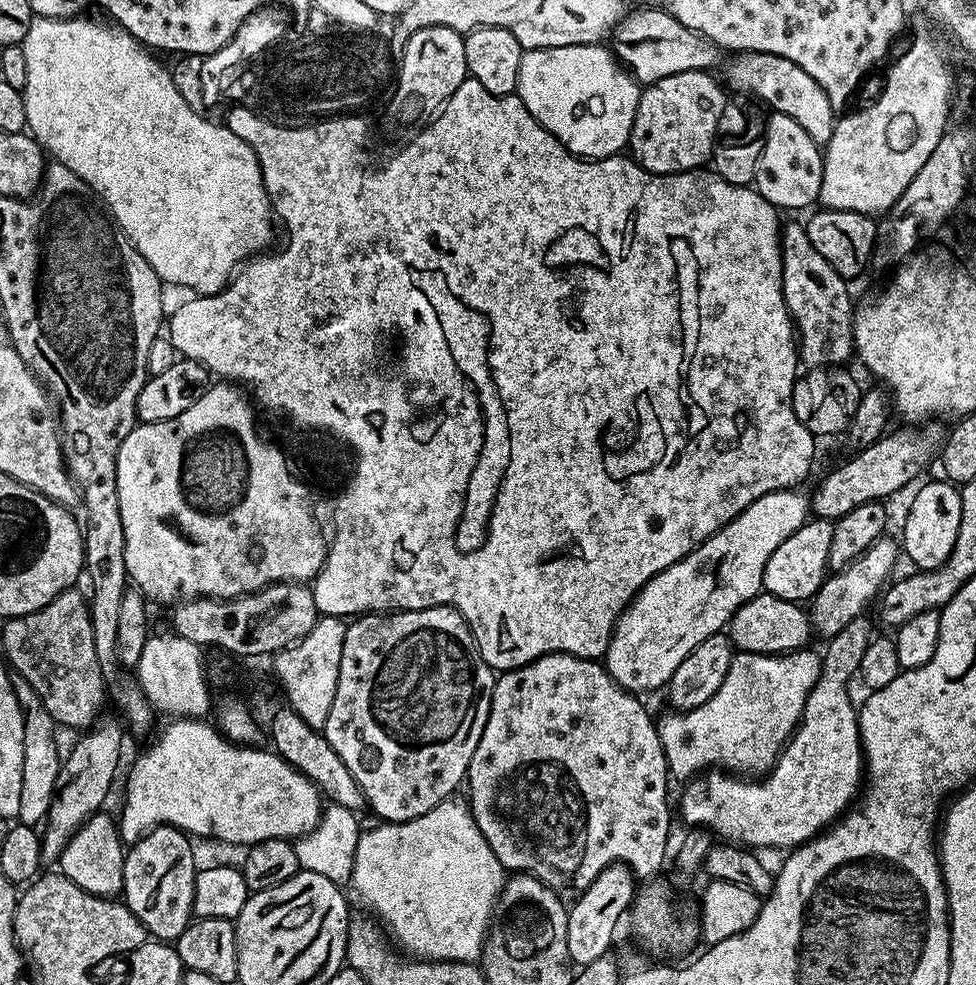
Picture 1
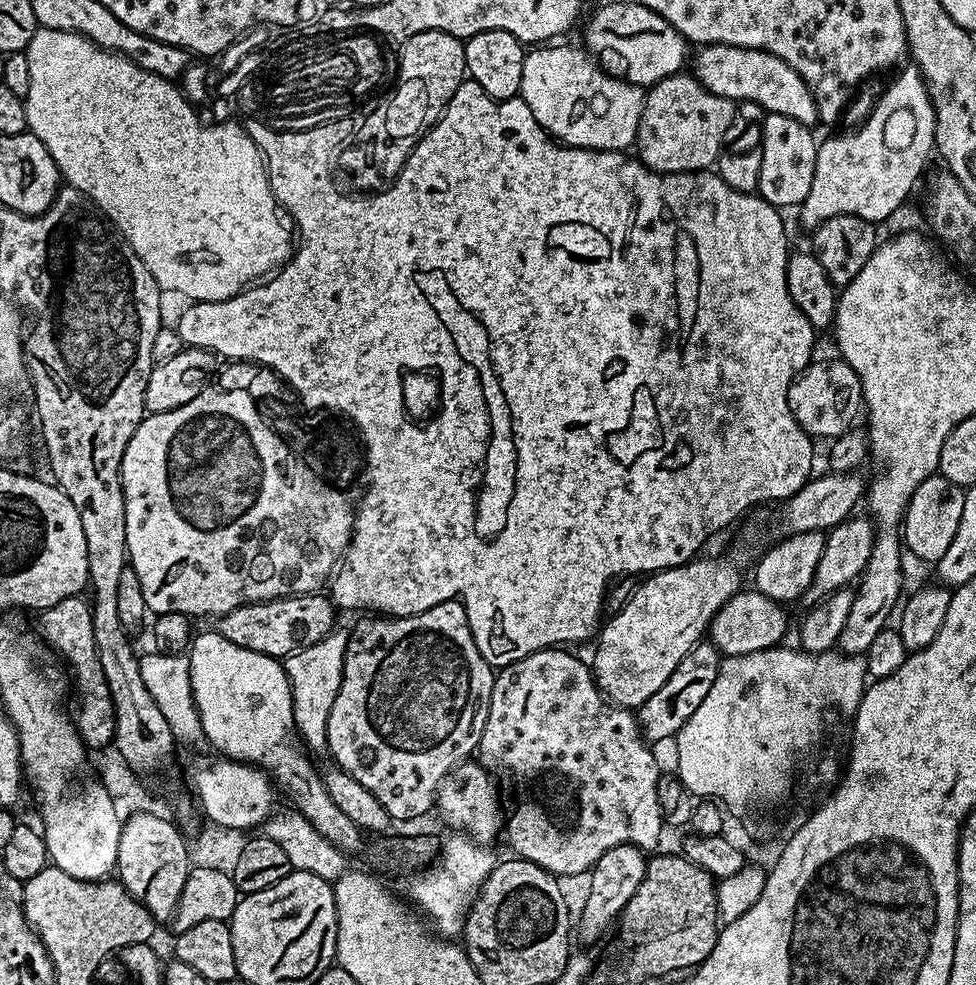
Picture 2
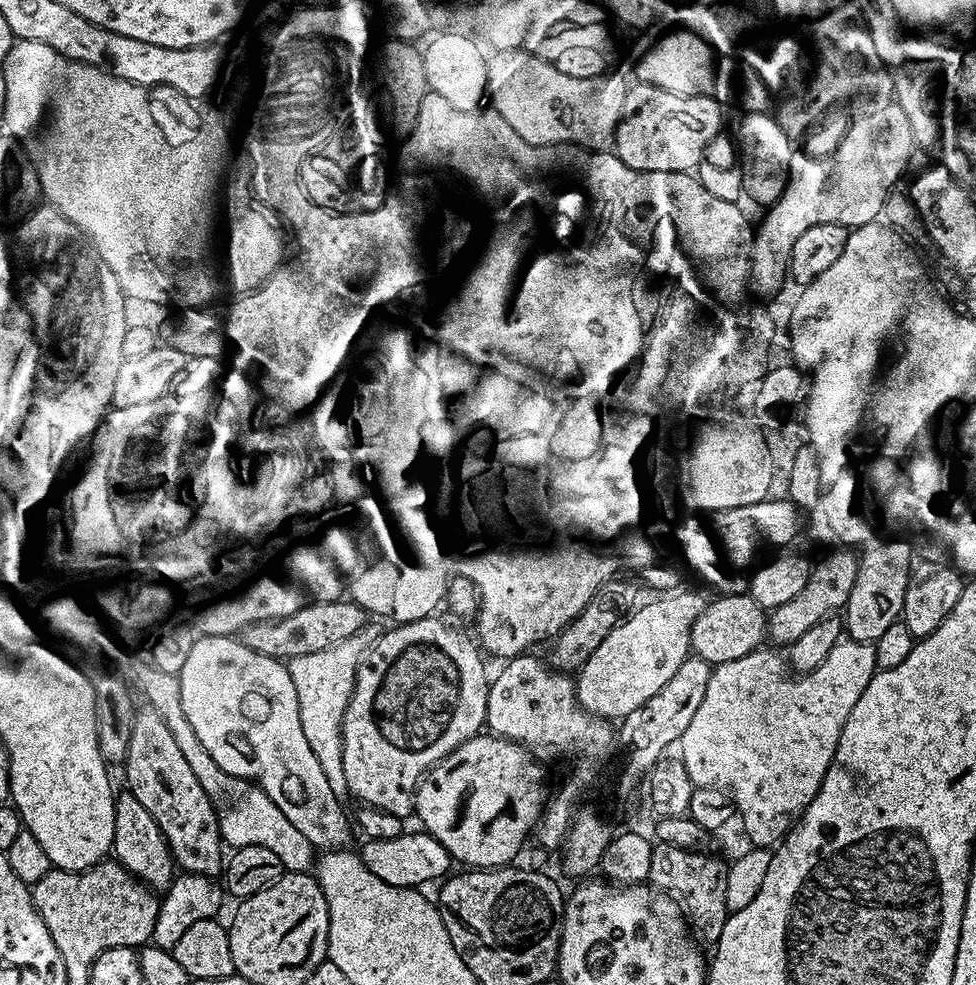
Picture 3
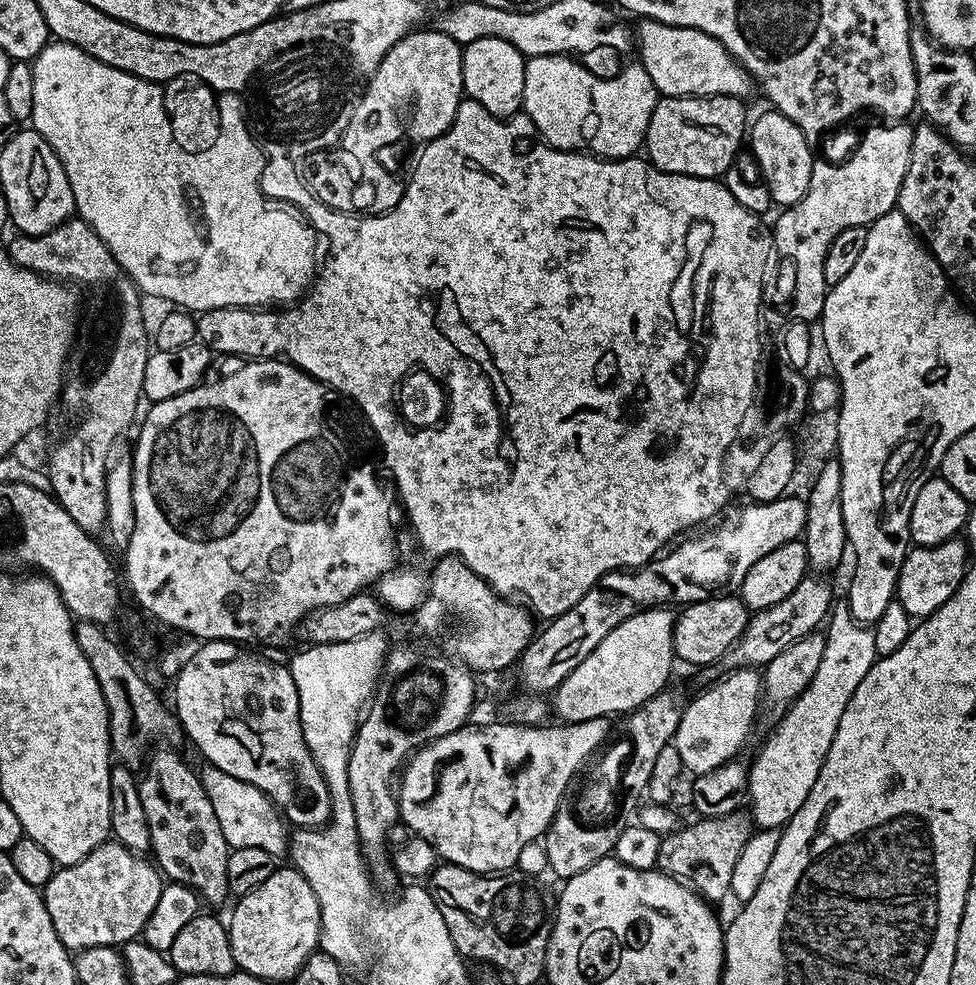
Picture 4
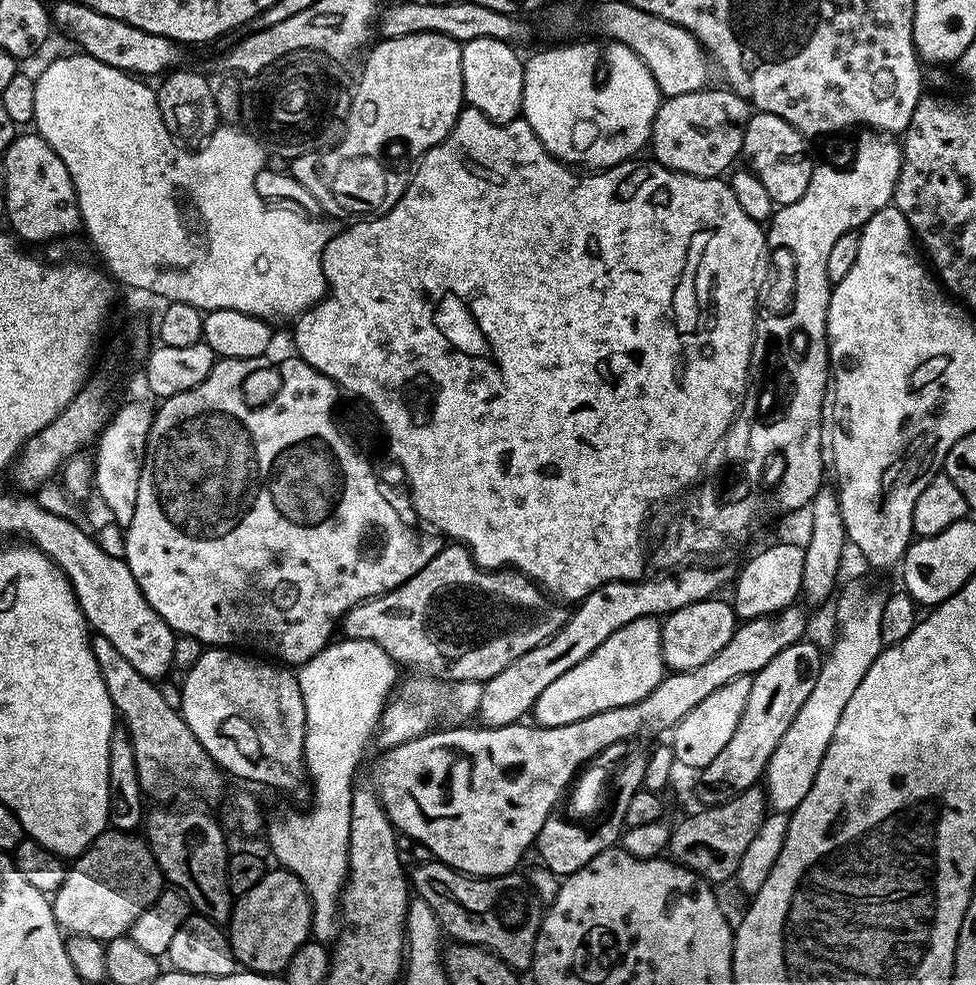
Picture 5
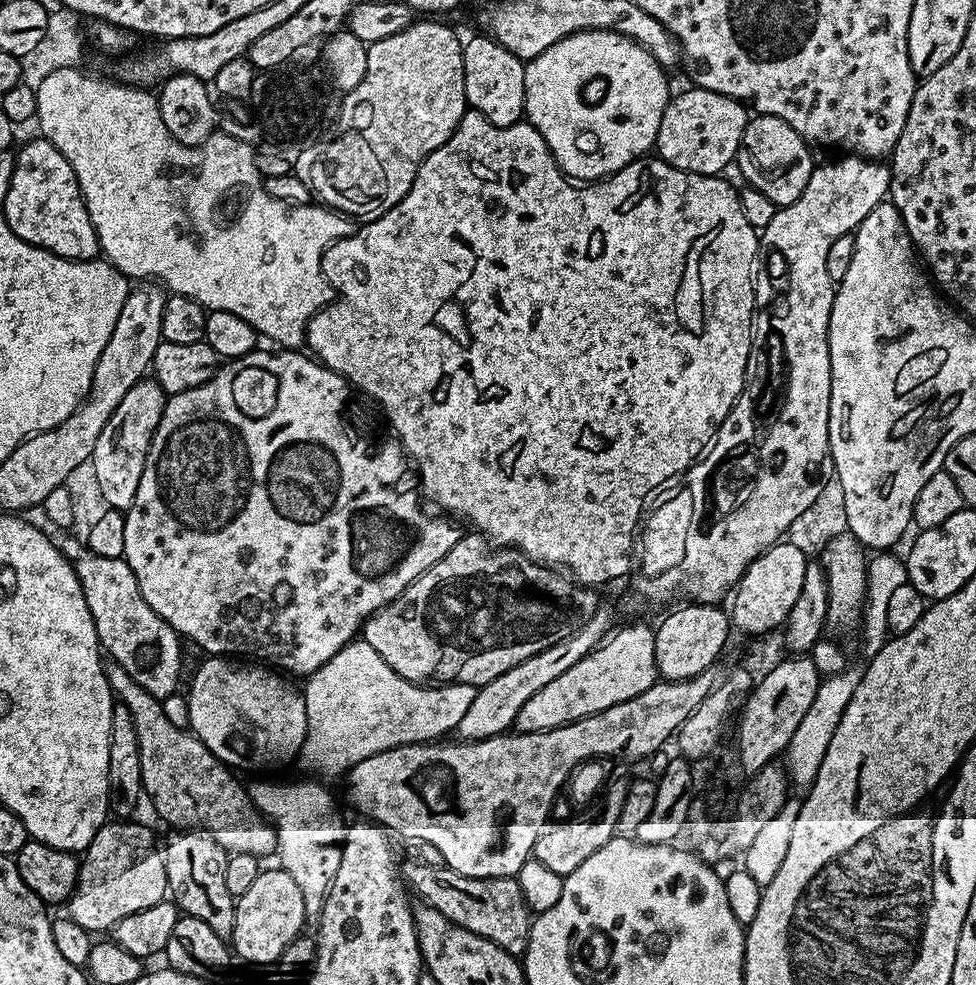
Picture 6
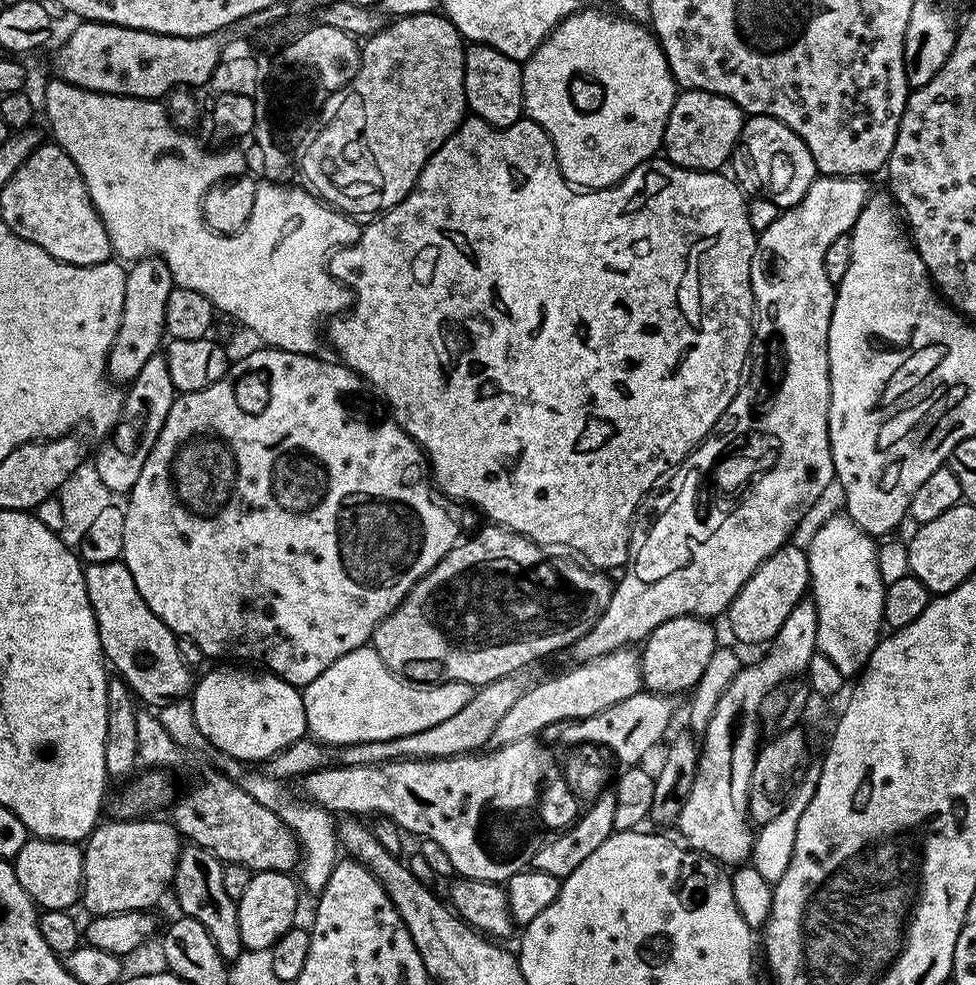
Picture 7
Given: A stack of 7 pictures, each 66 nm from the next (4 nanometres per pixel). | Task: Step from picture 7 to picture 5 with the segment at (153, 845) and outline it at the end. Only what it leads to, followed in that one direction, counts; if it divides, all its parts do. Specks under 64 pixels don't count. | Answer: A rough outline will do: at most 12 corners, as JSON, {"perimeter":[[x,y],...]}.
{"perimeter":[[106,830],[51,897],[65,933],[129,935],[166,881],[147,839]]}

